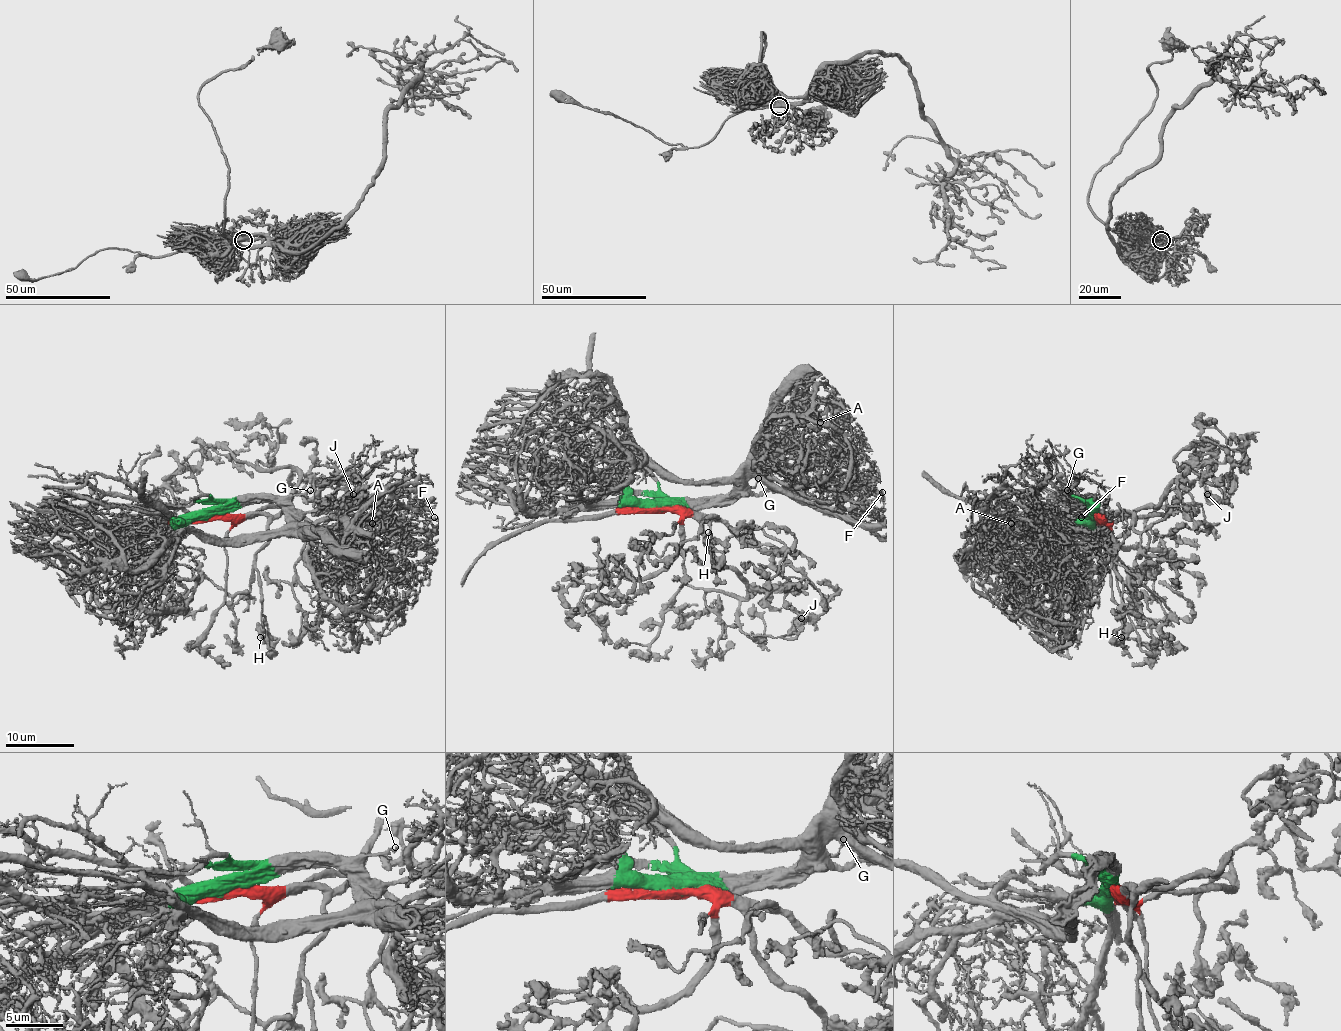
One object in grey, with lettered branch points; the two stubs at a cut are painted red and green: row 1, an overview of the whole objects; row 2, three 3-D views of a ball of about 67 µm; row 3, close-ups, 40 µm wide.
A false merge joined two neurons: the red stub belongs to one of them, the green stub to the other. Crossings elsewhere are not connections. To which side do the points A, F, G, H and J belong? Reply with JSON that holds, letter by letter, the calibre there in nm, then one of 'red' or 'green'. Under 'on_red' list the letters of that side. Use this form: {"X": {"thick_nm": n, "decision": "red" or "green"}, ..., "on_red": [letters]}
{"A": {"thick_nm": 180, "decision": "green"}, "F": {"thick_nm": 200, "decision": "green"}, "G": {"thick_nm": 150, "decision": "green"}, "H": {"thick_nm": 320, "decision": "red"}, "J": {"thick_nm": 360, "decision": "red"}, "on_red": ["H", "J"]}

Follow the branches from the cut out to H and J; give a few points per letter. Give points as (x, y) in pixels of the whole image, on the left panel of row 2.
H: (206, 518), (254, 514), (268, 518), (268, 542), (256, 554), (261, 638)
J: (206, 518), (247, 518), (281, 508), (297, 485), (292, 472), (290, 485), (311, 501), (354, 494)

